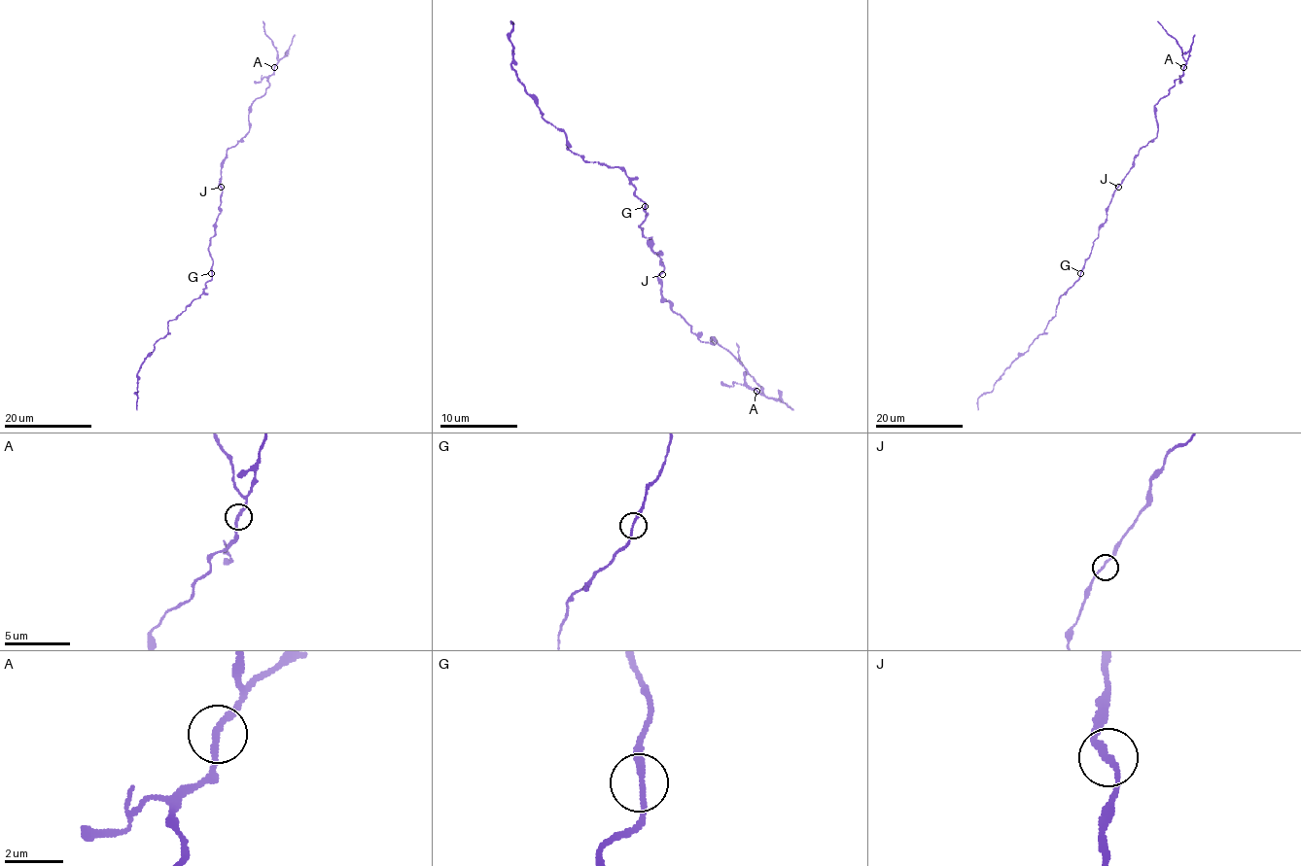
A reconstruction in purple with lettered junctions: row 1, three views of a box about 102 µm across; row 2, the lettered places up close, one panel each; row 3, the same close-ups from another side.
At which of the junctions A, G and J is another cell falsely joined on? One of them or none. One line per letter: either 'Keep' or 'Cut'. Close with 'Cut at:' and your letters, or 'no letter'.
A: Keep
G: Keep
J: Keep
Cut at: no letter

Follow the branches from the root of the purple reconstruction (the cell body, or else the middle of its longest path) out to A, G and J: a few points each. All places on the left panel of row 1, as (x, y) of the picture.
A: (216, 221), (220, 212), (220, 178), (226, 154), (248, 131), (248, 107), (264, 93), (274, 67)
G: (216, 221), (215, 235), (209, 246), (211, 273)
J: (216, 221), (220, 212), (221, 187)

